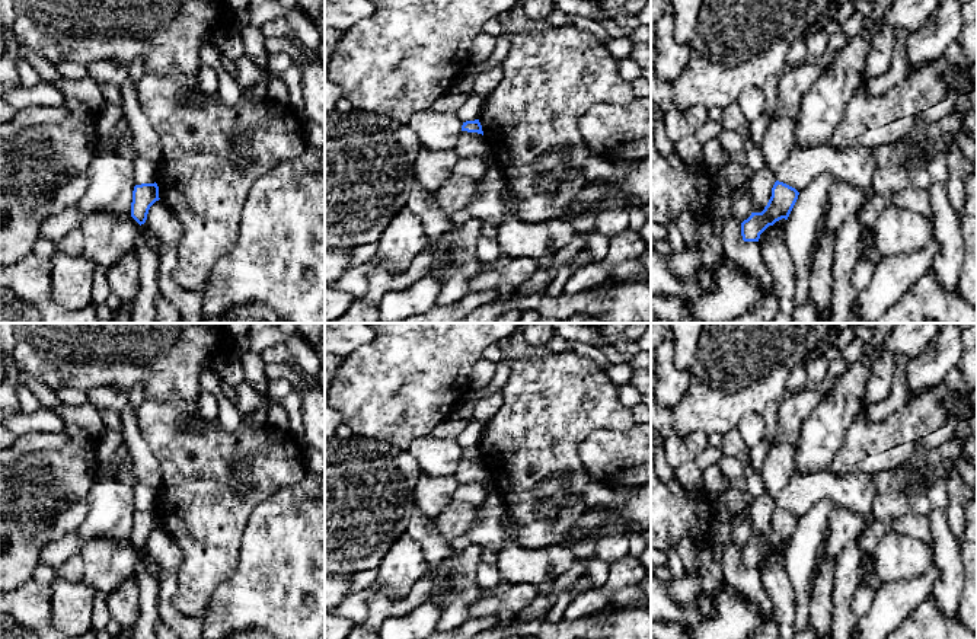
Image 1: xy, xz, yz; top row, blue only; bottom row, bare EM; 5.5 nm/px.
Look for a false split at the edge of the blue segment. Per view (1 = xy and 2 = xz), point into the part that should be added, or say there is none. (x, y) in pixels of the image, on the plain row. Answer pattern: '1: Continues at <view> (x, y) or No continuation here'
1: No continuation here
2: No continuation here

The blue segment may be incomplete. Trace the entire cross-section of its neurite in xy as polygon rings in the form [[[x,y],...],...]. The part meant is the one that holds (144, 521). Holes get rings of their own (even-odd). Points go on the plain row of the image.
[[[157,509],[135,511],[132,517],[131,543],[141,552],[147,546],[150,533],[159,527]]]

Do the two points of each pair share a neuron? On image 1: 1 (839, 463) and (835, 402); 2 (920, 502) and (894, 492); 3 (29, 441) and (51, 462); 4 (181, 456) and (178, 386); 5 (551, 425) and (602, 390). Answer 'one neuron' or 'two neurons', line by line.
1: two neurons
2: one neuron
3: two neurons
4: two neurons
5: one neuron

